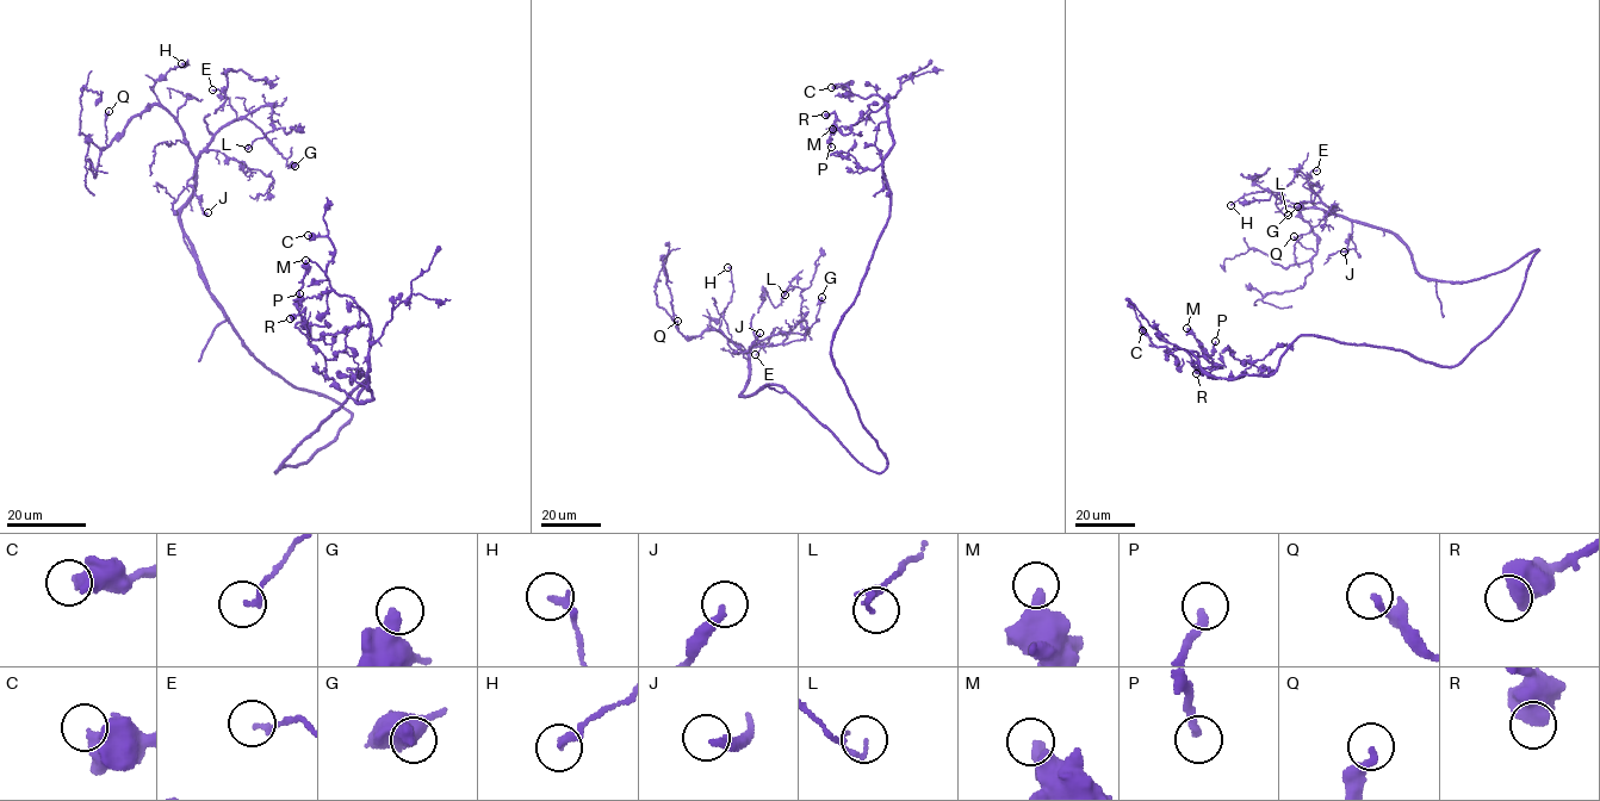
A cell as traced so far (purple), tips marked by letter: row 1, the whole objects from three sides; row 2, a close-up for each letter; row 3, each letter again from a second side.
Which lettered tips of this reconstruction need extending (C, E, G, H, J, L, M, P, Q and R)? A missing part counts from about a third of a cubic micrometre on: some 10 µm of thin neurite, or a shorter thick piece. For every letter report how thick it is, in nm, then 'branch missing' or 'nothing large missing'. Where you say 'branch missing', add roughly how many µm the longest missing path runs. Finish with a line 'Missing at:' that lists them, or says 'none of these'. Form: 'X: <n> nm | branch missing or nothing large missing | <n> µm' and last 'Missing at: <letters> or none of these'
C: 550 nm | nothing large missing
E: 160 nm | nothing large missing
G: 460 nm | nothing large missing
H: 260 nm | nothing large missing
J: 320 nm | nothing large missing
L: 120 nm | nothing large missing
M: 420 nm | nothing large missing
P: 240 nm | nothing large missing
Q: 240 nm | nothing large missing
R: 550 nm | nothing large missing
Missing at: none of these

